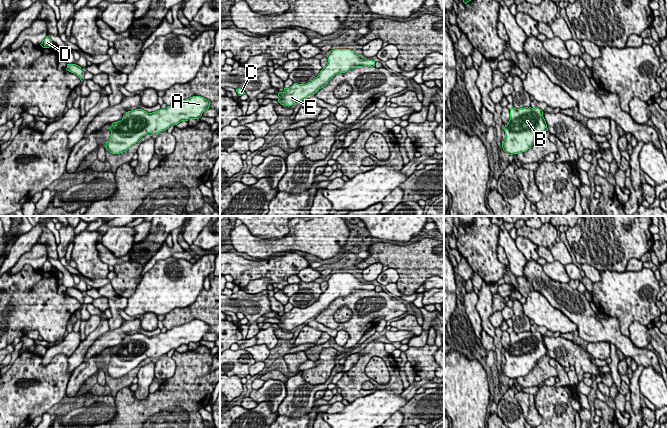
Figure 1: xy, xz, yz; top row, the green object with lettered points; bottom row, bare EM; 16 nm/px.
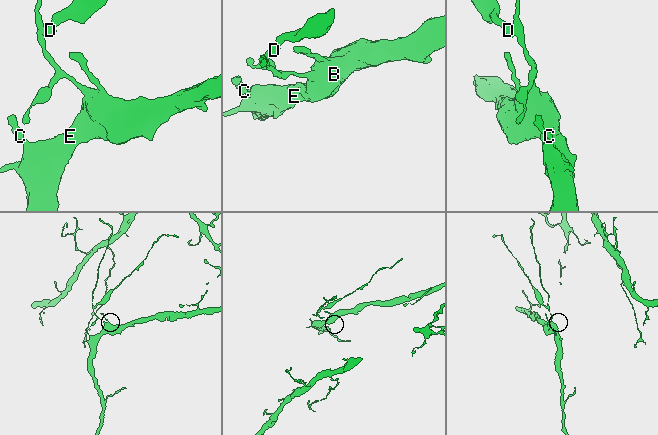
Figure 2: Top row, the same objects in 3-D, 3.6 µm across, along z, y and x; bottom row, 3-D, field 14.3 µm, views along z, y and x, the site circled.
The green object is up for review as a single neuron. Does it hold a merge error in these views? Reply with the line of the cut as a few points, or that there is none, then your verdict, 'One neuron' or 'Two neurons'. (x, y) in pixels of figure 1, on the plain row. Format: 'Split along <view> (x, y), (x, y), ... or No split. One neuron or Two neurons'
No split. One neuron

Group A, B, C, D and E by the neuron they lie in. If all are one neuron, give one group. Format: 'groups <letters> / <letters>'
groups A B C D E

